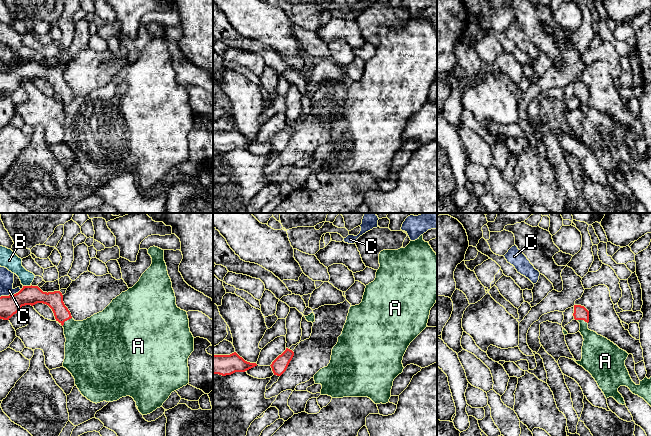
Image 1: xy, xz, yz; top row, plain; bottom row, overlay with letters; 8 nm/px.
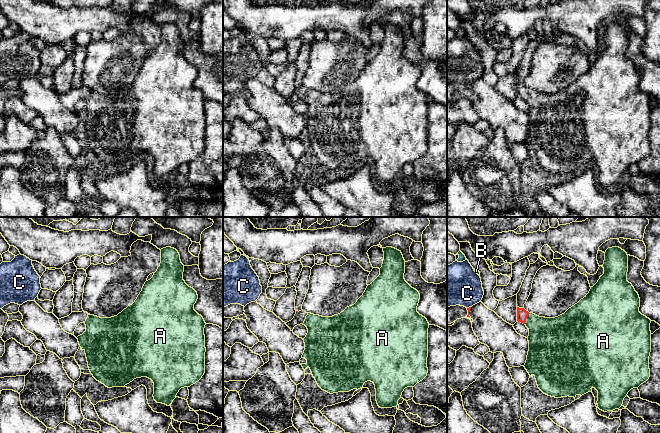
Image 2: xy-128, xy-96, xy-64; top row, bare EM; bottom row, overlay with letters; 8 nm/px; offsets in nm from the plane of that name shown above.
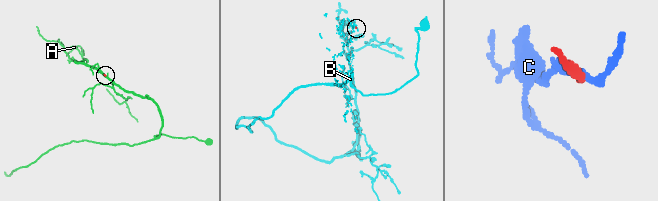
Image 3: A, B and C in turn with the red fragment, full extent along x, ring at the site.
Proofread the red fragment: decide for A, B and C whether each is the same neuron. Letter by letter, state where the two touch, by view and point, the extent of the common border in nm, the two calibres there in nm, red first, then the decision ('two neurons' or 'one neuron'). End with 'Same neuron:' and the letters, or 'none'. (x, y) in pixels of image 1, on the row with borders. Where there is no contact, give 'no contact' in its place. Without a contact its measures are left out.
A: xy (66, 320) | 100 nm | 140/360 nm | one neuron
B: xy (27, 286) | 70 nm | 160/140 nm | two neurons
C: xy (10, 295) | 190 nm | 160/110 nm | two neurons
Same neuron: A

